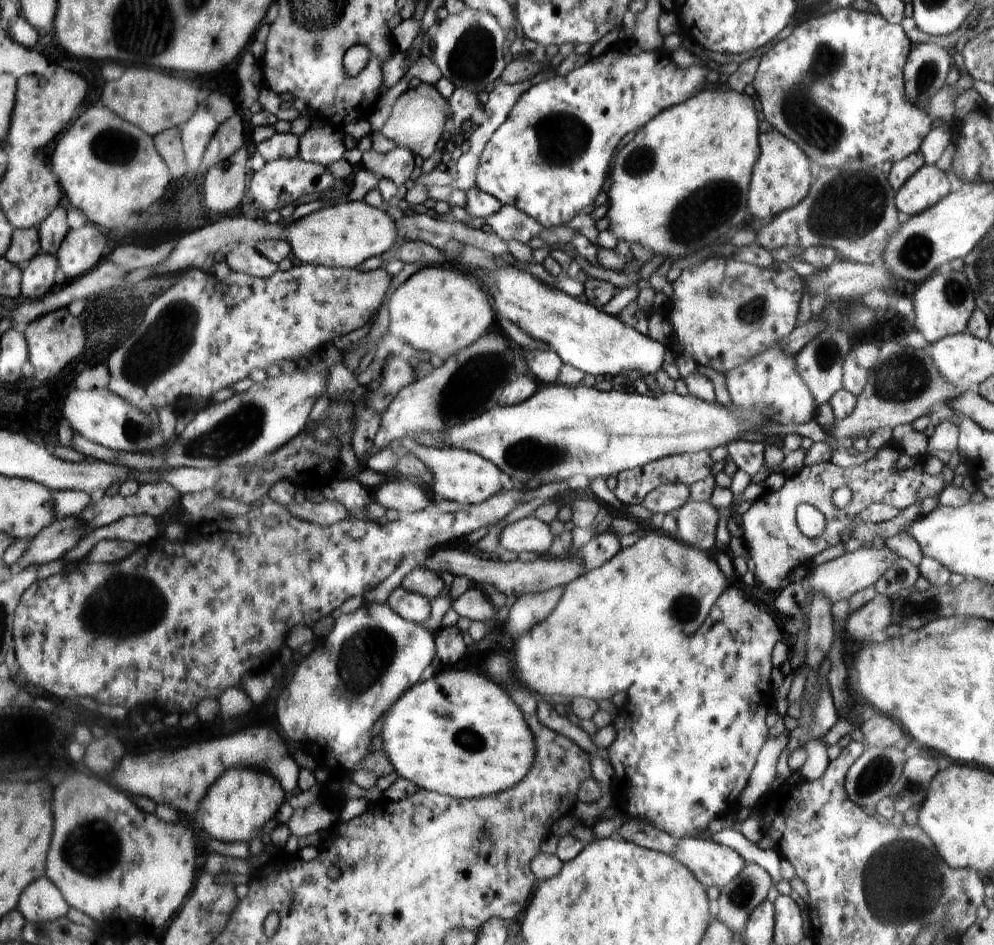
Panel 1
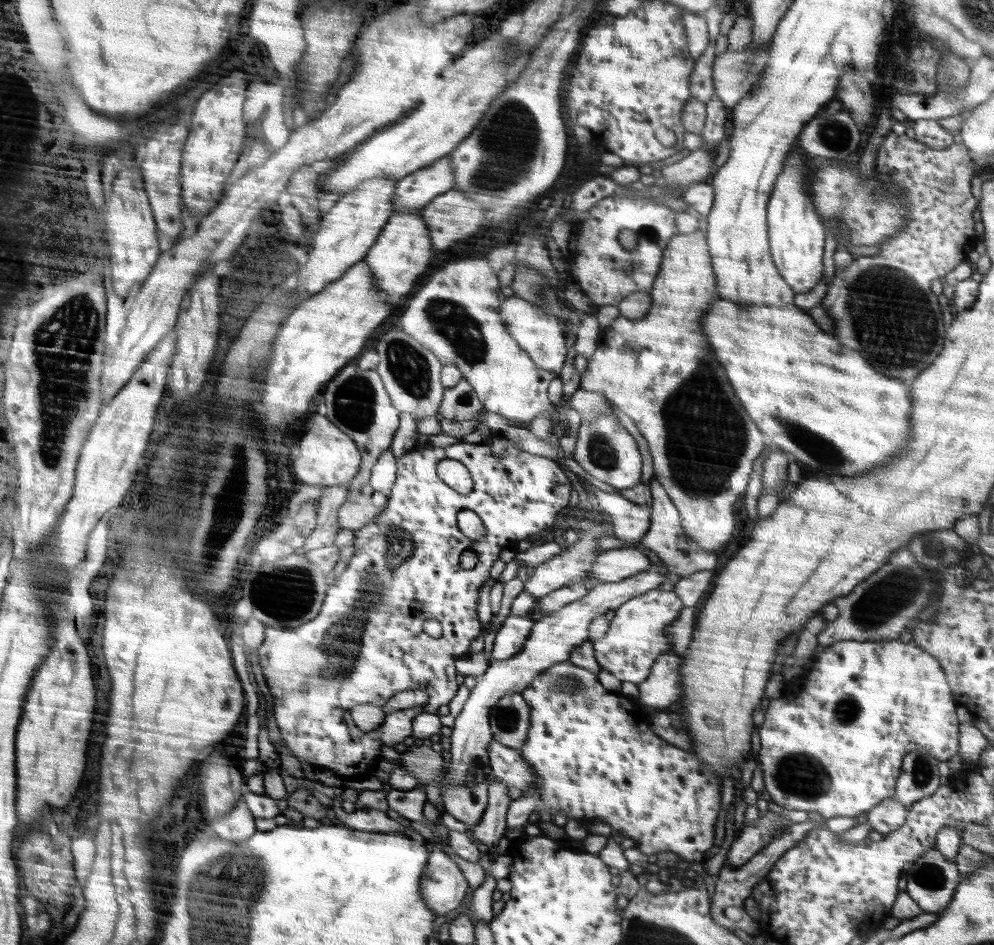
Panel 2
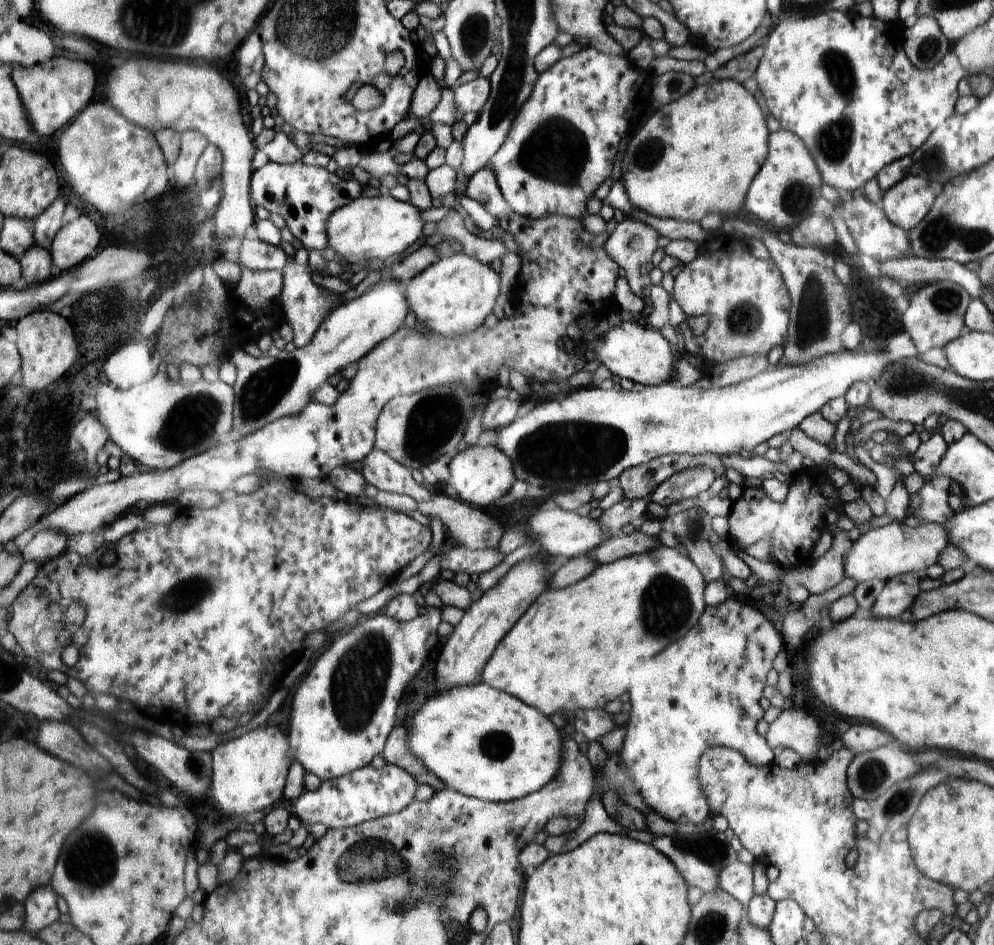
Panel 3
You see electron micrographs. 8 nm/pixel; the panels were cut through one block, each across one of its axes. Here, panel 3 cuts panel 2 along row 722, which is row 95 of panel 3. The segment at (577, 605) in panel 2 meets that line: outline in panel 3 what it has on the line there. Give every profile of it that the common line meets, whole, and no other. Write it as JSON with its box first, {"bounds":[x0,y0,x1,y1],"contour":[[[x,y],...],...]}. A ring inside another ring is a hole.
{"bounds":[455,77,491,114],"contour":[[[477,77],[474,80],[461,84],[455,90],[455,108],[466,114],[466,112],[477,112],[483,110],[491,94],[491,80]]]}

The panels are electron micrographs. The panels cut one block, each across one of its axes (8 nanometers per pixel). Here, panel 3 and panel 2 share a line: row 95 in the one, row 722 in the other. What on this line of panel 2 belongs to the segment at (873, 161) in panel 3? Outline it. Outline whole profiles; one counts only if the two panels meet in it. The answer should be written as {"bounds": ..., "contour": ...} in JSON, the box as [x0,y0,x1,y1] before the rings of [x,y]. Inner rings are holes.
{"bounds":[756,638,958,818],"contour":[[[898,638],[887,641],[857,641],[845,640],[825,647],[824,652],[817,654],[810,662],[809,667],[797,677],[791,680],[782,692],[779,699],[771,699],[766,702],[764,708],[764,723],[760,727],[760,750],[756,760],[764,776],[765,794],[770,801],[780,807],[804,812],[818,812],[824,818],[835,816],[856,817],[862,812],[872,811],[884,800],[892,799],[896,792],[898,776],[903,772],[903,760],[910,752],[916,749],[928,749],[936,758],[948,761],[958,752],[958,718],[956,718],[956,706],[952,702],[952,689],[948,686],[944,669],[940,662],[924,652],[924,648],[918,647],[907,639]]]}

